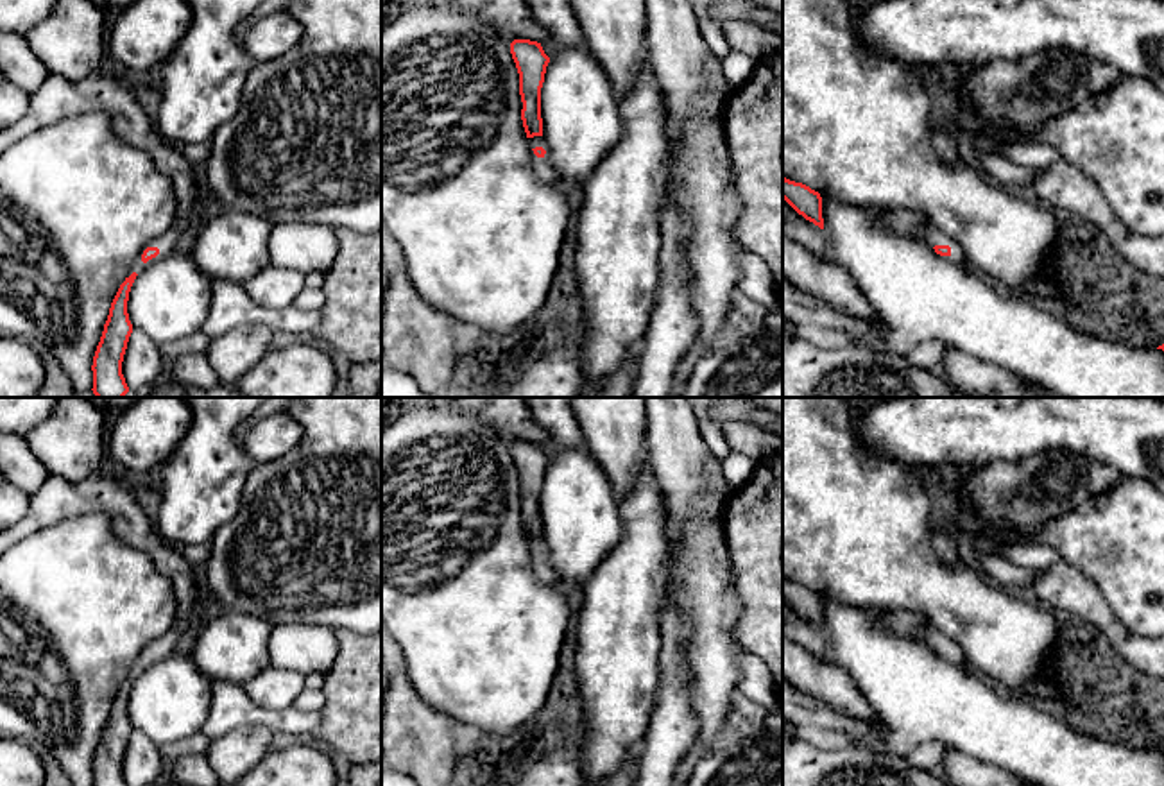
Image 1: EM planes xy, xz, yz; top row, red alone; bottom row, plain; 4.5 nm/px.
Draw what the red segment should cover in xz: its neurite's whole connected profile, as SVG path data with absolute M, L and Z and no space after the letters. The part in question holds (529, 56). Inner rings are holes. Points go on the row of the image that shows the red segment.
M514 39L510 54L519 73L521 120L528 138L534 172L543 183L555 184L559 183L559 174L548 159L541 118L541 88L550 57L541 43L530 39Z

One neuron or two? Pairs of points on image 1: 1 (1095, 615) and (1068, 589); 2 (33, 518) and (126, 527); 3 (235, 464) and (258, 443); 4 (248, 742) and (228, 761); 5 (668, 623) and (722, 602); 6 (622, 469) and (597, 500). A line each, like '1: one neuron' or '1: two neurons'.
1: one neuron
2: one neuron
3: two neurons
4: one neuron
5: two neurons
6: two neurons

